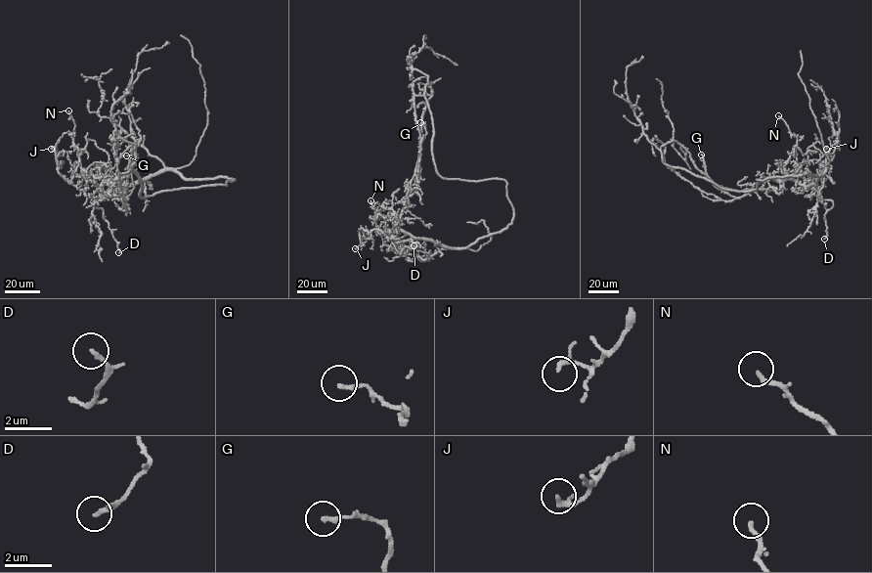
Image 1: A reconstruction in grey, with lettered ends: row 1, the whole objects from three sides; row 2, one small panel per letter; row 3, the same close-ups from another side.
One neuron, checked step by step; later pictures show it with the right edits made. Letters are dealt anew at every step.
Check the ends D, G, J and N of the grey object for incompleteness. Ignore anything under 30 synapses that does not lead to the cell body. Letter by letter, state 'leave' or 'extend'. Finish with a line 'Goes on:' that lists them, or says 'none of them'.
D: leave
G: leave
J: leave
N: leave
Goes on: none of them

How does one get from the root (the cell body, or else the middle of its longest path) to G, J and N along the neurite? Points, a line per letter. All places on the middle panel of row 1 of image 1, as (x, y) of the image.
G: (418, 174), (421, 143), (426, 133), (424, 124), (420, 122)
J: (418, 174), (416, 190), (396, 220), (413, 237), (393, 242), (381, 231), (362, 228), (355, 248)
N: (418, 174), (416, 190), (407, 198), (397, 216), (391, 209), (381, 206), (374, 219), (376, 210), (370, 200)

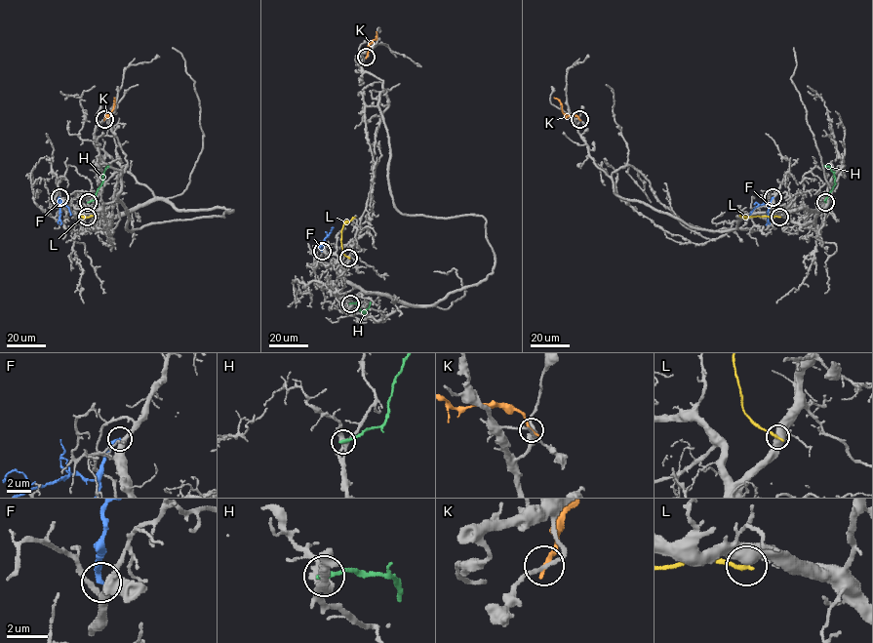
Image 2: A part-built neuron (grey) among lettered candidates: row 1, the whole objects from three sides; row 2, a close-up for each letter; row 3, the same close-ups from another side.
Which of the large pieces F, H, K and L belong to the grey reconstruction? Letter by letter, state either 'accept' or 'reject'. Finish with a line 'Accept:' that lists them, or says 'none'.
F: accept
H: reject
K: reject
L: reject
Accept: F

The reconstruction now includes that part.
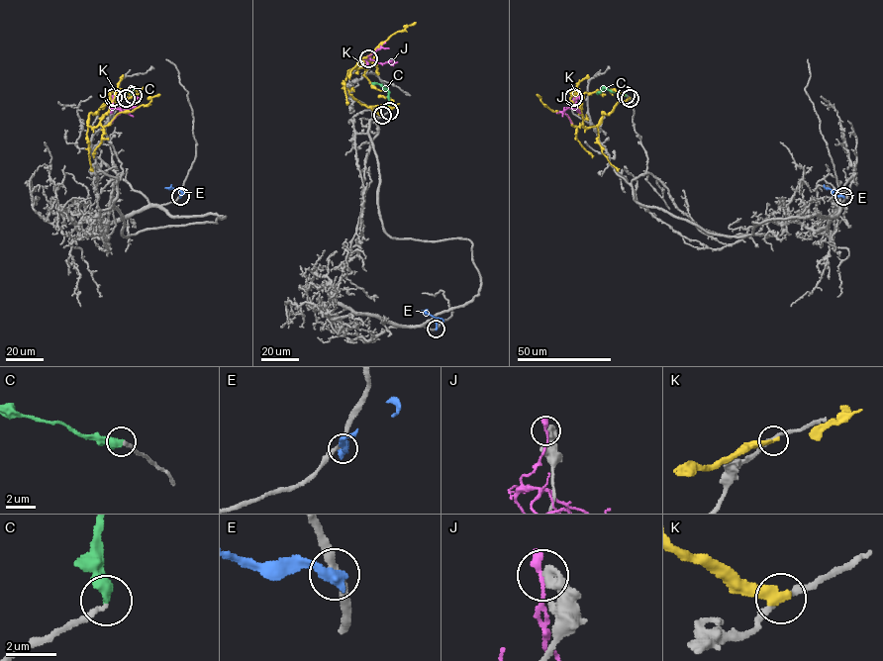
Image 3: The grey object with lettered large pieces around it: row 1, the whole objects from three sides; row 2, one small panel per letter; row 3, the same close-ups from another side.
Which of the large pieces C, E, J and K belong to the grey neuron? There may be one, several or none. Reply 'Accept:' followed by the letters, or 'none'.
Accept: C

